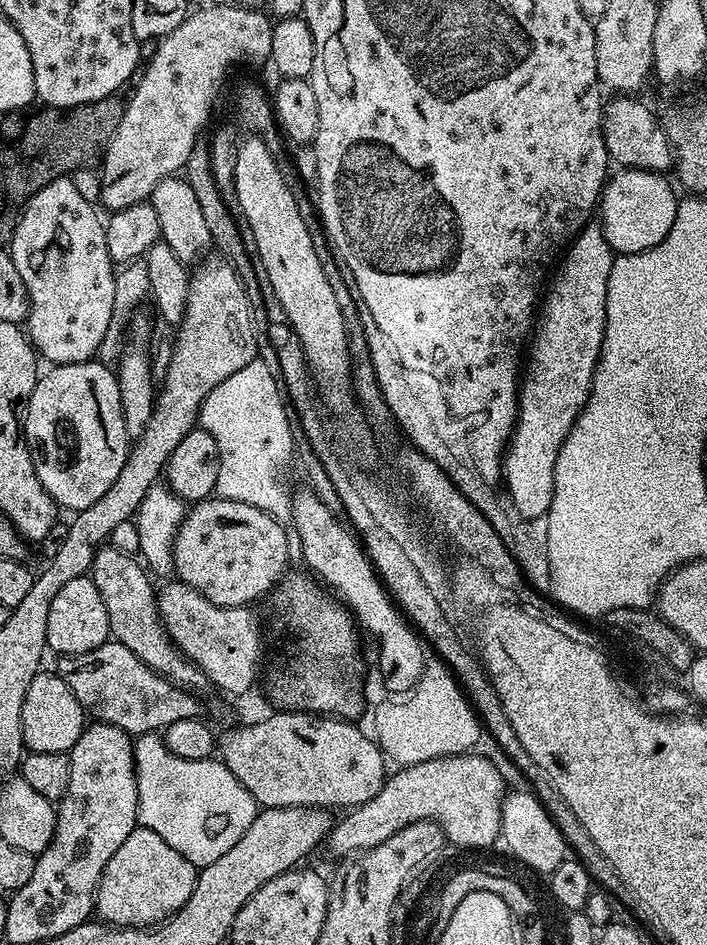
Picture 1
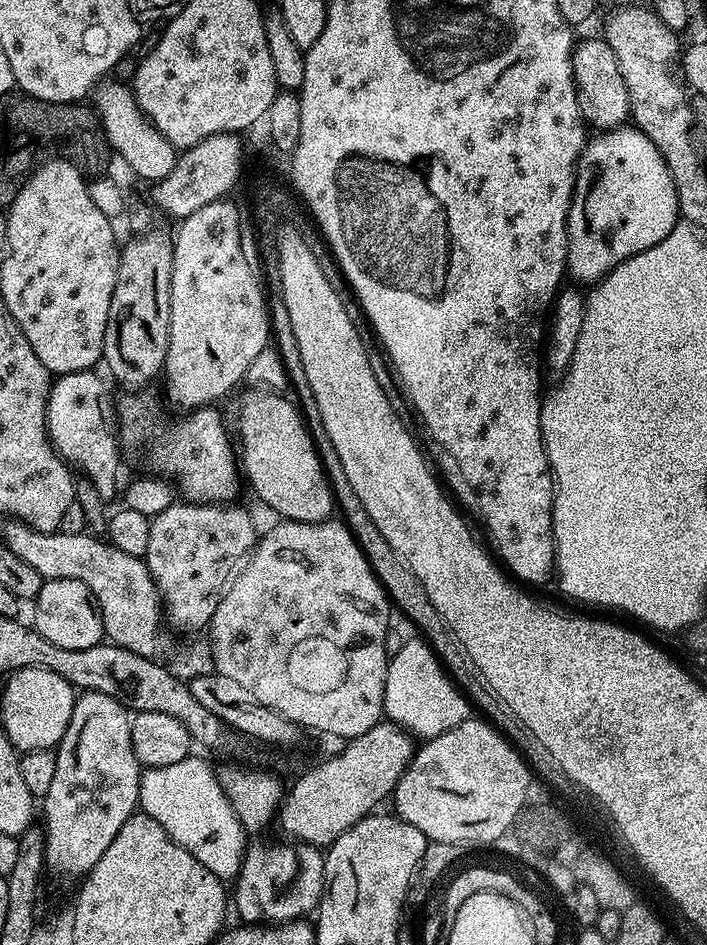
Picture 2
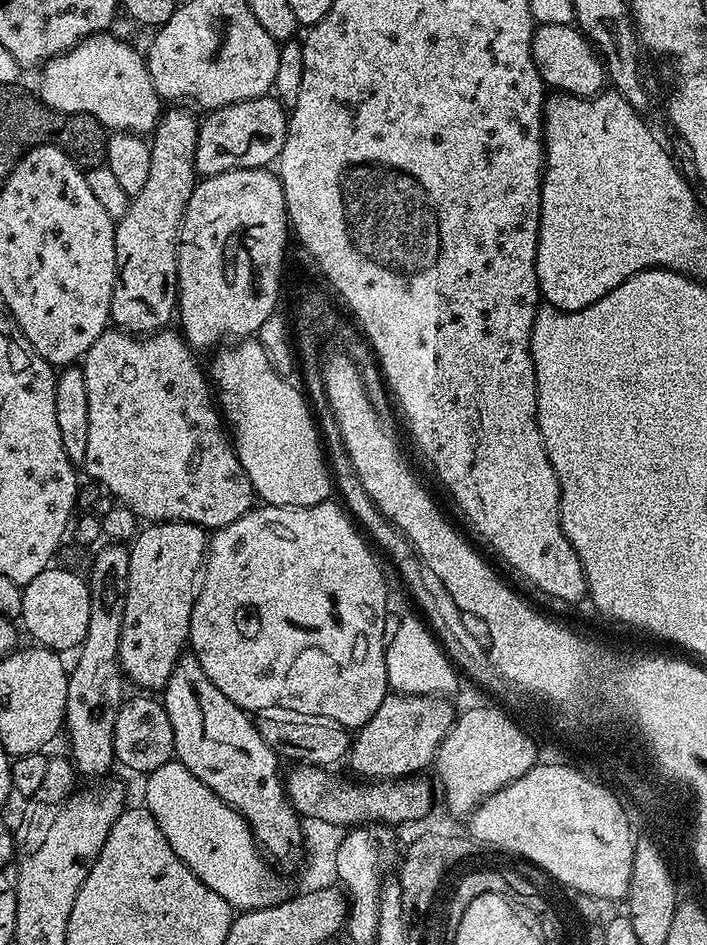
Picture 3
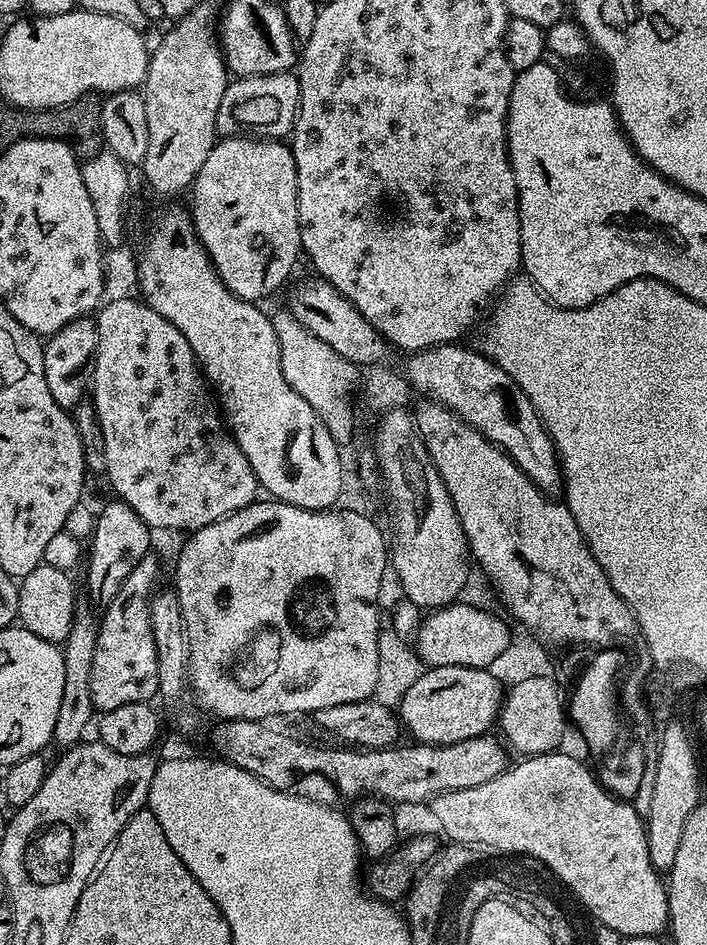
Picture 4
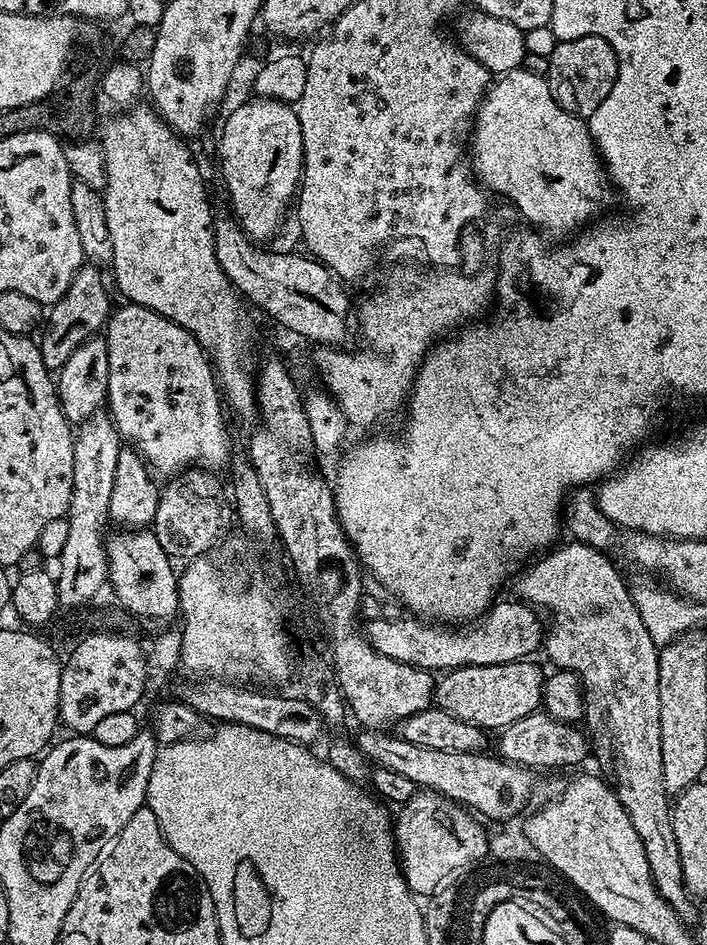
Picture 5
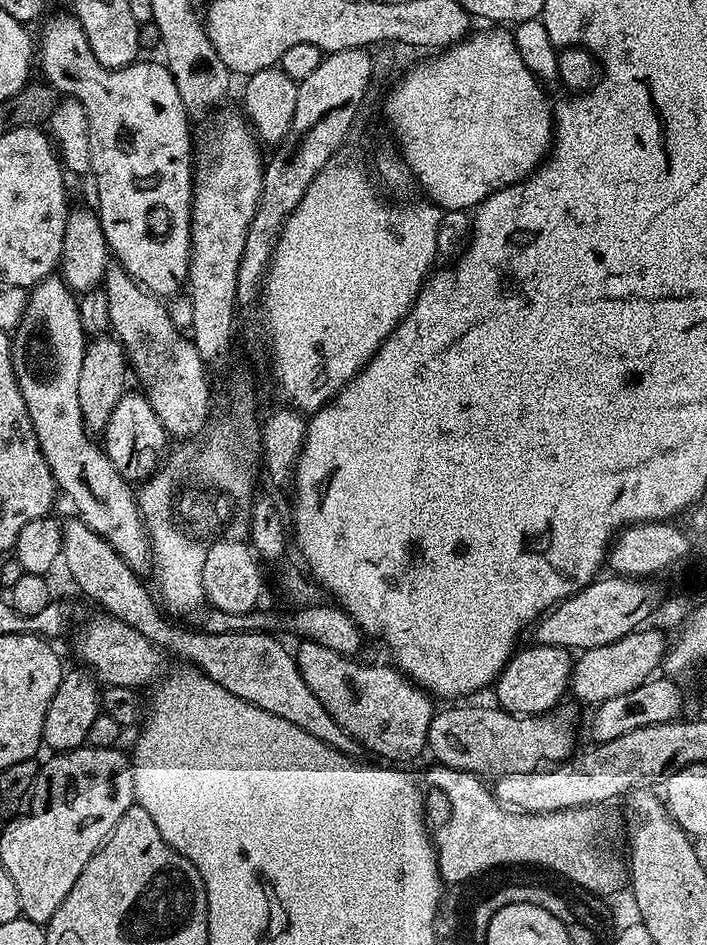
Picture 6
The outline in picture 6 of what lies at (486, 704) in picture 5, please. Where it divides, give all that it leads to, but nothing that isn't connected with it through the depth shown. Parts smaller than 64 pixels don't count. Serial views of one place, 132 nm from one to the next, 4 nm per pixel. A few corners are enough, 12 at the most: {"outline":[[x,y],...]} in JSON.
{"outline":[[521,647],[494,685],[495,703],[543,716],[563,701],[574,656]]}

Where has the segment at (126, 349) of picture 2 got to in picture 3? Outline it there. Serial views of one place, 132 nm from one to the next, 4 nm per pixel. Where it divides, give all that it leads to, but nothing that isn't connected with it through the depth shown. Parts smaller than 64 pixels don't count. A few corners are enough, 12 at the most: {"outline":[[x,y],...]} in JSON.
{"outline":[[184,106],[150,133],[150,178],[115,221],[111,323],[167,329],[197,186]]}

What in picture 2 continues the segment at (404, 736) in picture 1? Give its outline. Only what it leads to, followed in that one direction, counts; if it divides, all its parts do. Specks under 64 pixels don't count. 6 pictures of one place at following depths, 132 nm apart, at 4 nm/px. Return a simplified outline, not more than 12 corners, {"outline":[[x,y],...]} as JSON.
{"outline":[[423,639],[391,653],[384,716],[416,738],[469,719]]}

